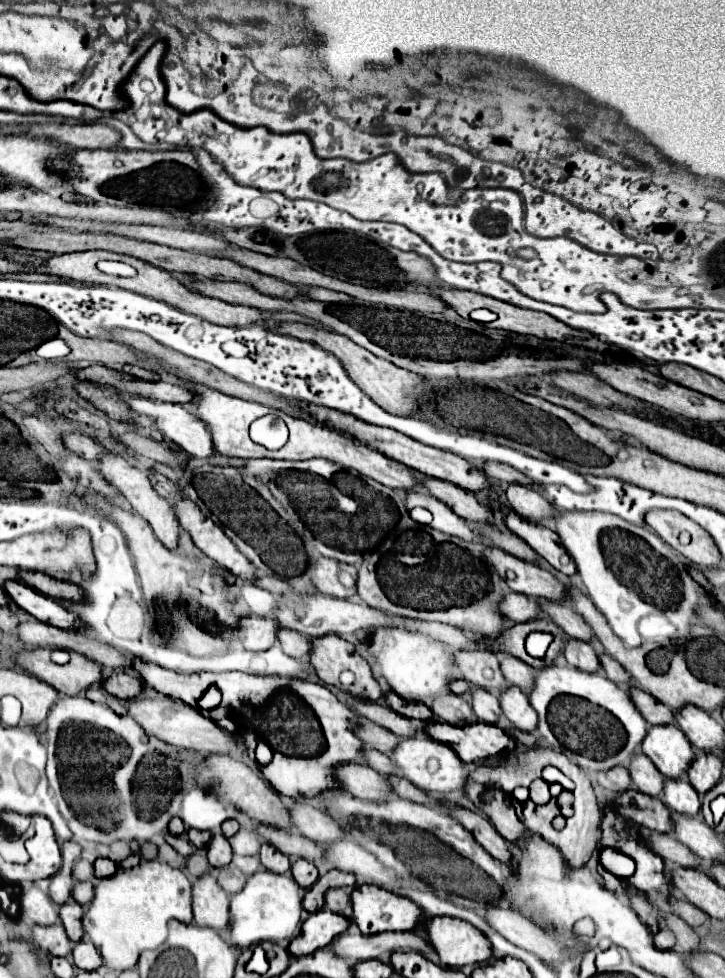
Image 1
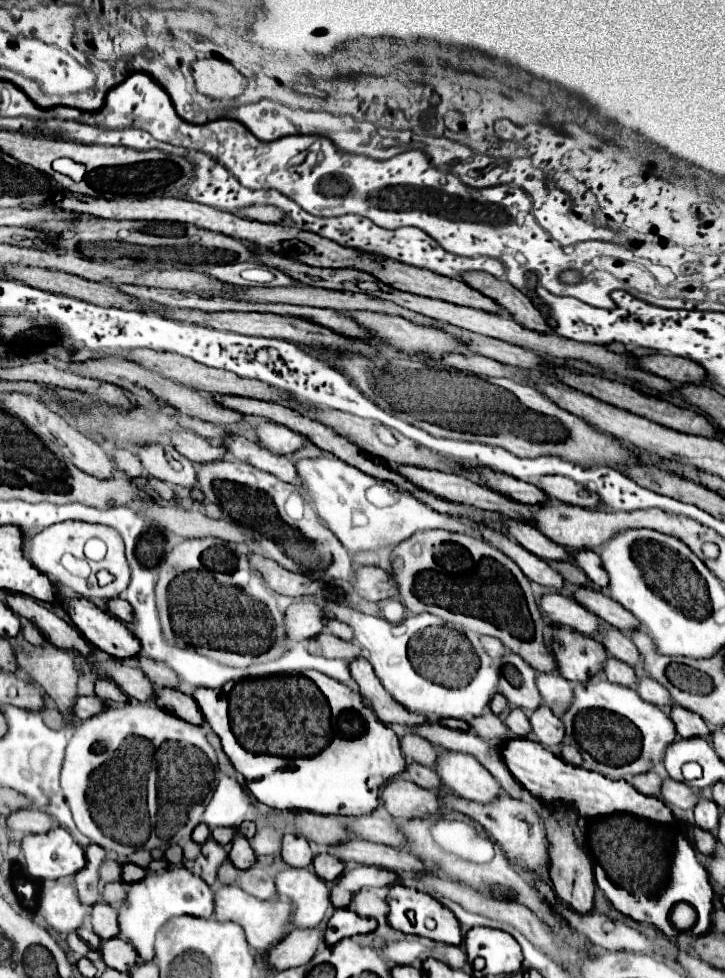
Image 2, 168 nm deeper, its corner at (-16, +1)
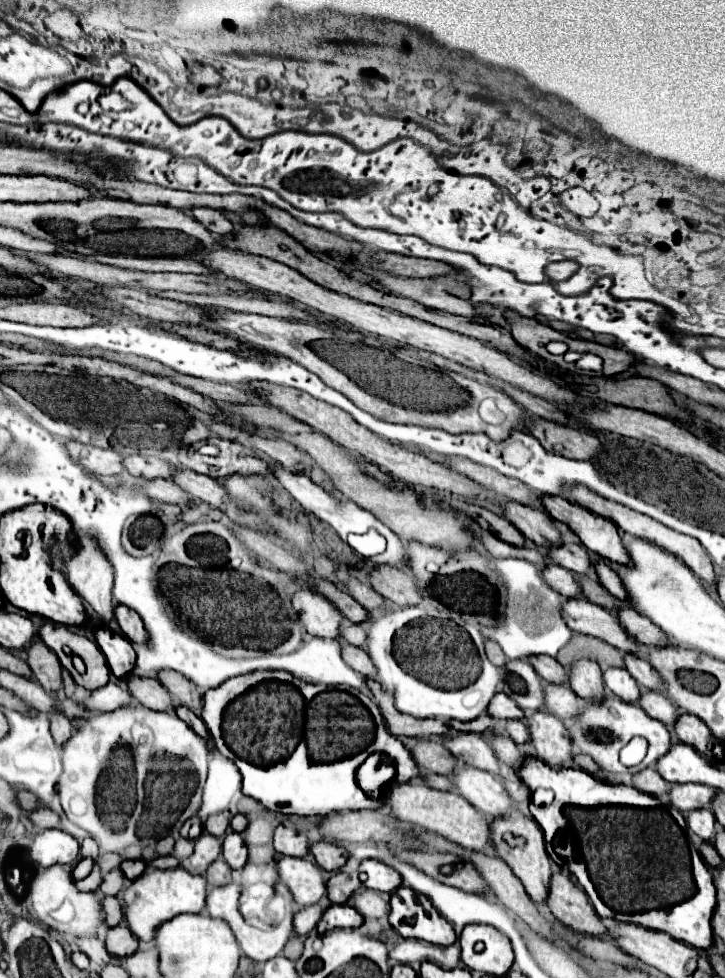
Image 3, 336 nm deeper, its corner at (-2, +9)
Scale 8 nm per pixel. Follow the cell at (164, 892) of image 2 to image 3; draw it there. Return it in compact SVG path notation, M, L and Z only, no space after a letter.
M150 865L146 871L134 879L122 893L124 901L124 917L138 941L152 941L154 929L182 913L202 913L206 899L206 879L200 875L192 875L182 867L176 869L152 869Z

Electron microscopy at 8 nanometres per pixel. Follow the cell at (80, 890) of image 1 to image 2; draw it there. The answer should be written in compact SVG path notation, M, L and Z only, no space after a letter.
M116 881L116 883L108 883L102 891L102 899L110 905L120 905L126 897L126 887L122 881Z

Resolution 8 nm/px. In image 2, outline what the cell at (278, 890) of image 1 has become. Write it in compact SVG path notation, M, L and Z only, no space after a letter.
M286 869L276 877L278 895L288 897L294 903L294 915L298 927L318 927L330 907L330 889L310 869Z

